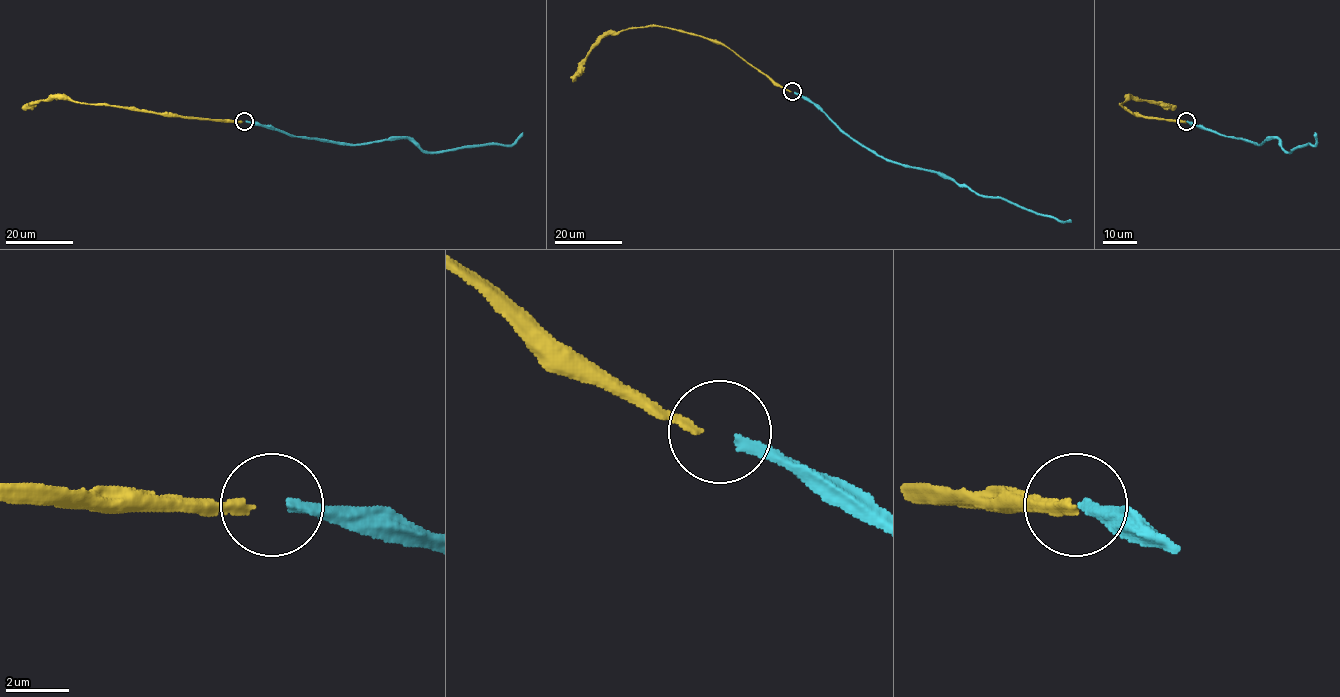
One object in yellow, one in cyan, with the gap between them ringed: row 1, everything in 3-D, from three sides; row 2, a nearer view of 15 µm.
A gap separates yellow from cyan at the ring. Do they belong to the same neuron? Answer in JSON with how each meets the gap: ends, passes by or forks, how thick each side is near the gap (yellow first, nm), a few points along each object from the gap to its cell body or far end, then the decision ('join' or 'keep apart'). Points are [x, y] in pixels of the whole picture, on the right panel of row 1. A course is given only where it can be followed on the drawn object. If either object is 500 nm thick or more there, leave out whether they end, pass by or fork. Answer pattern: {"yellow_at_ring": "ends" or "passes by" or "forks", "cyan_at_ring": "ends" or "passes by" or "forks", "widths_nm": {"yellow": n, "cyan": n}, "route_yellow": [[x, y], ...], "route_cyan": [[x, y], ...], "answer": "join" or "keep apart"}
{"yellow_at_ring": "ends", "cyan_at_ring": "ends", "widths_nm": {"yellow": 280, "cyan": 320}, "route_yellow": [[1186, 121], [1145, 118], [1120, 104], [1127, 98], [1176, 107]], "route_cyan": [[1186, 121], [1259, 144], [1276, 138], [1290, 152], [1307, 144], [1314, 145], [1315, 132]], "answer": "join"}

